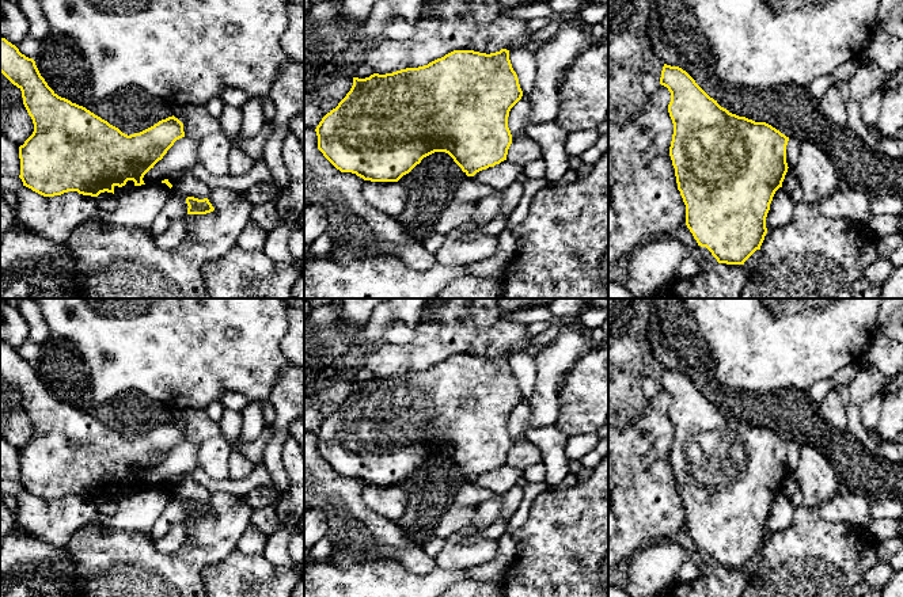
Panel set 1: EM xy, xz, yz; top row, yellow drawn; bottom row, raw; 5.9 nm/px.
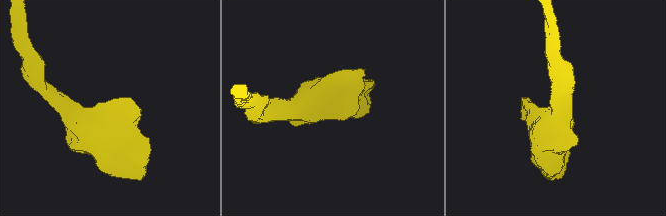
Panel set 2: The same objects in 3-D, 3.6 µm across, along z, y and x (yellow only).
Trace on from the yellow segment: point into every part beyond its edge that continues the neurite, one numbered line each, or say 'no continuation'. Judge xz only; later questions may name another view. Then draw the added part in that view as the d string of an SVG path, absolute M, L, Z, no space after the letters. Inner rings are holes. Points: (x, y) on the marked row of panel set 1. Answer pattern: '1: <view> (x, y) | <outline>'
no continuation

